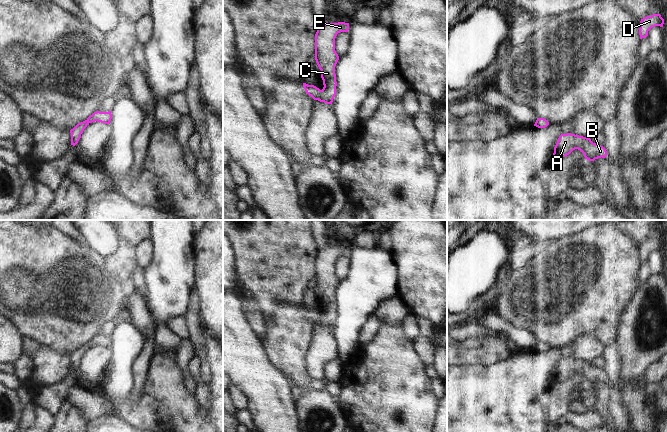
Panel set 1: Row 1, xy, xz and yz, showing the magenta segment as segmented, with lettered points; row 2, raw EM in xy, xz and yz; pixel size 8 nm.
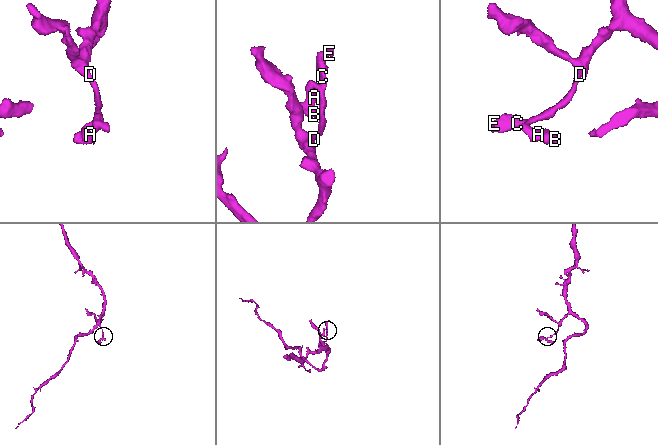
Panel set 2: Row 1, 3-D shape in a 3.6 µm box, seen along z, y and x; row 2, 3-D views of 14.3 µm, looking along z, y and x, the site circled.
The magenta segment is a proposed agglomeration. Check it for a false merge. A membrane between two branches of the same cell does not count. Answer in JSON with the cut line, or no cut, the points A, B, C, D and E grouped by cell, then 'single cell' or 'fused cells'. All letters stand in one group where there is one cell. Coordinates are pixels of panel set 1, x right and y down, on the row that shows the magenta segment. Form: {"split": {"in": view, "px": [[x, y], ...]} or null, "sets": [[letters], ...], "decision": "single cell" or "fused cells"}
{"split": null, "sets": [["A", "B", "C", "D", "E"]], "decision": "single cell"}

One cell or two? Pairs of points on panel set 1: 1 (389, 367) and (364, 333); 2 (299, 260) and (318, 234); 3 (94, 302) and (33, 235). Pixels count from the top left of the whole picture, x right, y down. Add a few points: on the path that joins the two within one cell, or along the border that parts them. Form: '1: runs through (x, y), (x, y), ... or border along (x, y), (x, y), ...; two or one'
1: border along (381, 325), (376, 334), (367, 343), (362, 345); two
2: border along (310, 230), (314, 243), (318, 248); two
3: runs through (77, 285), (44, 252); one

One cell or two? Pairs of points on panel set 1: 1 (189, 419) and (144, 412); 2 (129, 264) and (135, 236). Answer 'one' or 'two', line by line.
1: one
2: one

